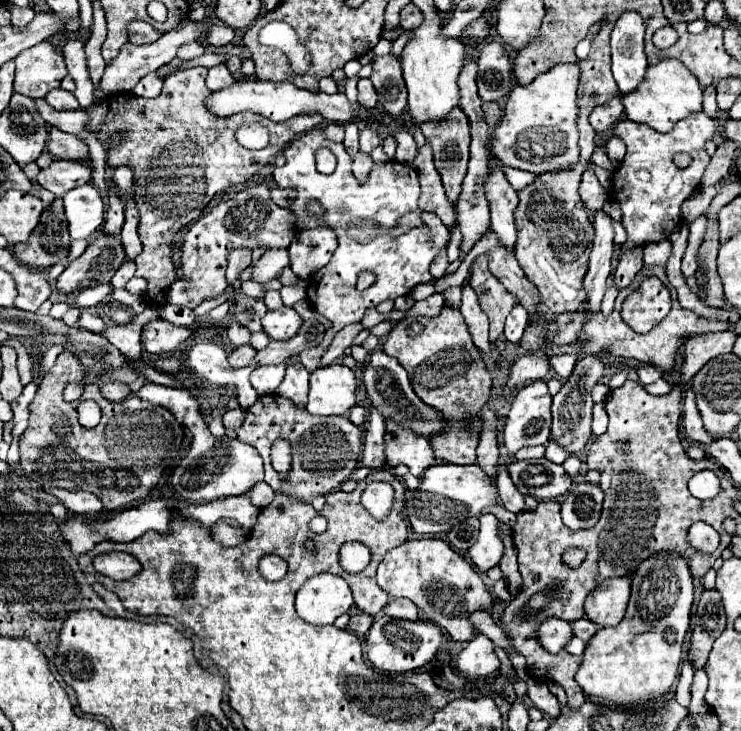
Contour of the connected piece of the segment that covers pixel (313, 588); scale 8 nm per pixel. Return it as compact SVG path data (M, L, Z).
M312 576L296 594L296 612L310 624L332 624L354 604L352 590L342 576Z

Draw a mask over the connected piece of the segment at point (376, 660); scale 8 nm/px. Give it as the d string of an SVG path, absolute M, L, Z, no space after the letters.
M378 616L366 634L366 652L374 668L382 672L408 672L428 664L442 642L440 626L432 622L408 622L394 620L390 616Z

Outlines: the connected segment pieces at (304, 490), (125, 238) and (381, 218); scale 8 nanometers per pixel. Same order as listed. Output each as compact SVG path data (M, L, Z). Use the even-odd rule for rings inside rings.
M278 394L258 398L246 410L244 424L236 432L242 442L254 446L264 458L264 480L272 486L272 490L286 492L286 496L302 502L312 502L320 494L326 496L338 490L342 482L350 480L350 474L354 474L354 470L358 468L360 452L364 446L362 428L352 424L346 416L314 416ZM278 438L288 440L292 448L292 468L284 478L280 478L280 474L270 466L270 446Z
M134 200L126 202L126 222L122 226L120 238L122 238L124 252L126 252L126 262L134 260L142 252L142 244L138 236L138 210L136 210Z
M314 128L306 134L300 134L286 150L286 164L274 170L274 180L278 188L294 188L298 190L298 198L290 206L296 214L296 226L310 226L306 216L306 202L316 198L322 202L326 214L324 222L334 228L338 236L338 248L326 268L314 274L308 280L308 300L316 308L318 314L326 316L332 322L332 328L326 331L324 342L316 348L304 350L295 356L299 362L312 373L320 366L320 356L328 348L334 334L348 324L360 322L364 312L372 306L378 306L384 300L396 300L398 296L410 294L410 290L418 284L430 282L430 264L442 252L450 240L450 230L442 224L442 220L432 212L422 212L422 222L428 226L430 234L420 228L412 228L402 236L392 236L396 222L408 214L418 210L420 198L420 178L418 172L410 164L386 162L382 166L374 166L366 184L360 184L352 174L352 158L342 144L330 142L322 136L320 128ZM328 148L336 156L336 172L326 176L316 170L316 150ZM360 272L372 272L376 282L364 290L356 290L356 280Z

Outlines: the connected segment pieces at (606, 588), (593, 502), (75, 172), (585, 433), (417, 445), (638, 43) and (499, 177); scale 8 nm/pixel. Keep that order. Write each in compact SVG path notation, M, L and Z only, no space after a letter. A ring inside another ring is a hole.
M608 578L586 598L586 616L598 626L614 626L624 618L630 598L630 578Z
M574 484L562 502L562 522L572 530L592 528L602 512L604 492L598 484Z
M54 160L48 168L40 170L38 184L58 198L64 196L68 190L90 182L90 164L88 162L70 162L70 160Z
M586 356L576 362L572 376L562 384L560 392L554 396L552 402L552 436L558 444L562 444L570 454L576 454L584 448L584 444L592 438L592 388L602 380L604 376L604 360L602 356Z
M390 418L386 420L386 458L390 466L406 464L410 474L422 476L430 466L436 464L434 450L428 438L416 436L410 430L398 426Z
M624 12L612 30L612 72L622 94L634 92L646 74L644 22L636 12Z
M490 168L490 178L486 182L486 198L492 212L492 230L498 234L498 240L510 254L514 254L514 242L518 236L514 224L514 210L518 206L518 192L510 186L500 168Z

